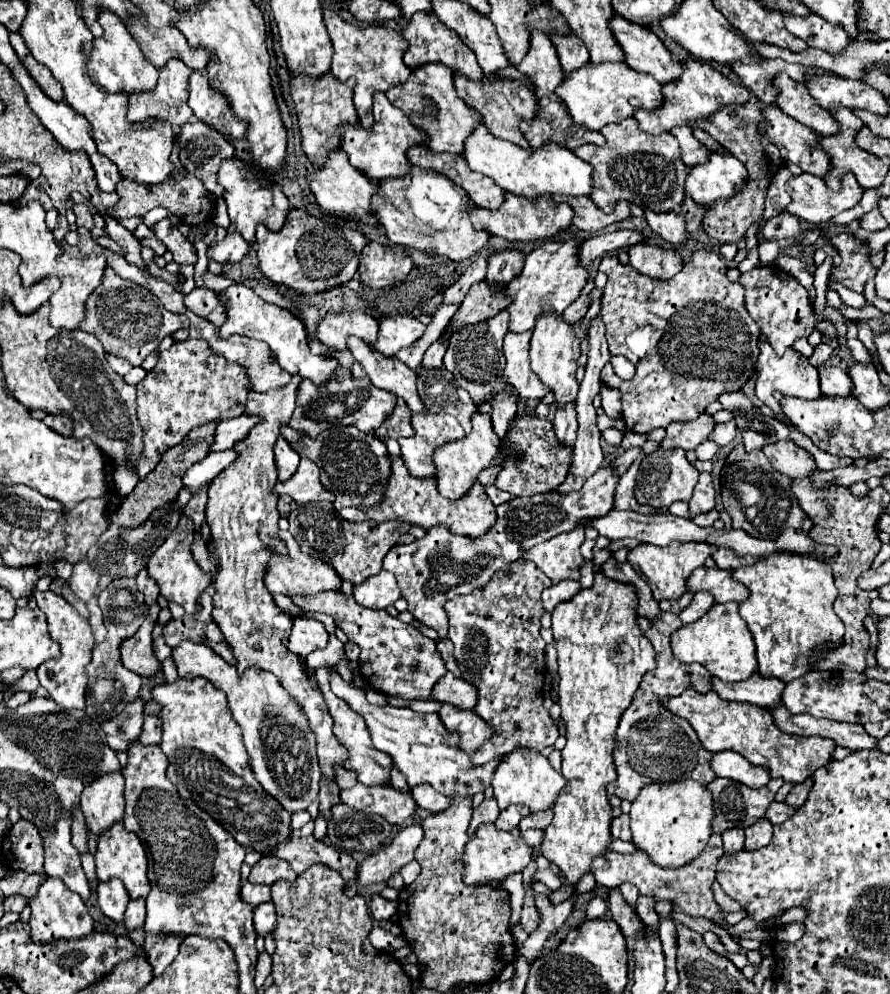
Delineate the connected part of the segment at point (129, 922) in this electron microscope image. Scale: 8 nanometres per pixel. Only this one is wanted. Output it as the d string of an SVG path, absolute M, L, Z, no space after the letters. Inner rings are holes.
M130 901L128 909L126 909L126 917L124 917L126 929L128 929L128 931L140 929L140 927L144 925L144 919L146 919L146 907L144 907L144 903Z

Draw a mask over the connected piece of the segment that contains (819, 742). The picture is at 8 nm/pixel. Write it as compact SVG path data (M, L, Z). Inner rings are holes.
M688 687L684 693L669 699L667 708L678 717L686 719L694 731L698 733L702 745L710 753L720 753L724 749L732 749L744 755L754 765L764 765L770 769L772 777L782 777L790 783L800 783L808 779L818 767L830 761L834 751L834 741L826 737L798 737L782 733L772 719L772 713L764 707L738 703L738 701L724 701L714 691L698 693L694 687Z

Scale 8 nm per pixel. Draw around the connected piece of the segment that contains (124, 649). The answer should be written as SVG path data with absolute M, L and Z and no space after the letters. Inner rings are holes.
M146 621L132 637L122 641L122 645L120 645L120 655L122 655L124 667L128 667L130 671L134 671L142 677L154 675L160 669L160 661L156 659L156 655L152 651L150 633L152 633L152 623Z

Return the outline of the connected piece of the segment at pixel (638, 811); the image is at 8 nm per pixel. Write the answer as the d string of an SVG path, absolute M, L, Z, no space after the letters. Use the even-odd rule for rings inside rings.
M692 779L674 783L654 783L646 785L638 799L632 801L630 809L630 829L634 835L634 845L644 851L650 861L660 867L682 867L694 861L702 849L708 845L712 835L712 793Z

